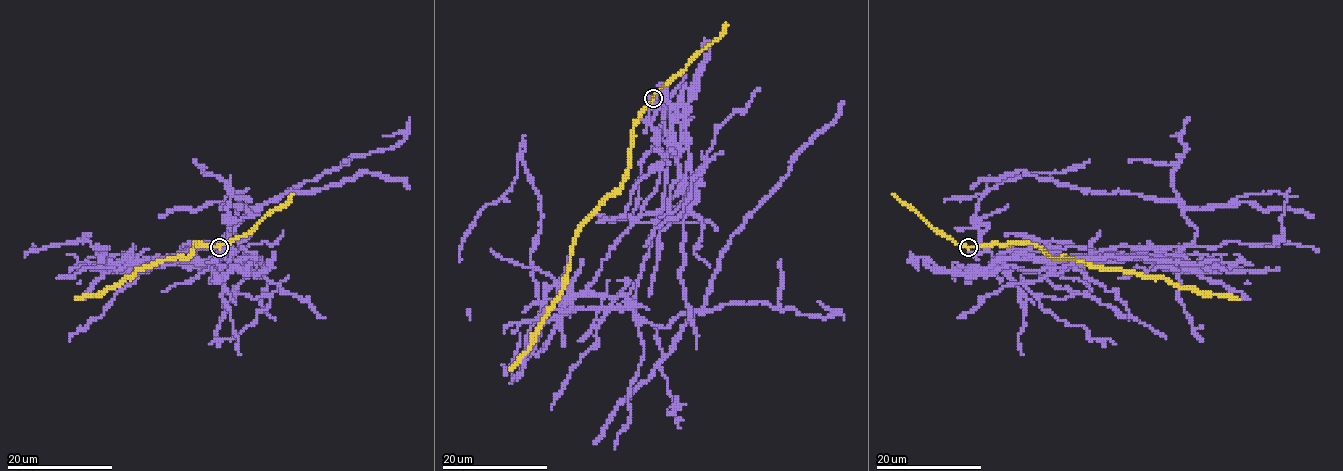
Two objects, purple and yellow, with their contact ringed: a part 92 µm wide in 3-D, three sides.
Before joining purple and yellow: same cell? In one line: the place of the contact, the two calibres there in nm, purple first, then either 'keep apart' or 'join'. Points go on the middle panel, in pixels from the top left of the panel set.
at (653, 98); 160 nm thick on the purple side, 280 nm on the other; keep apart

